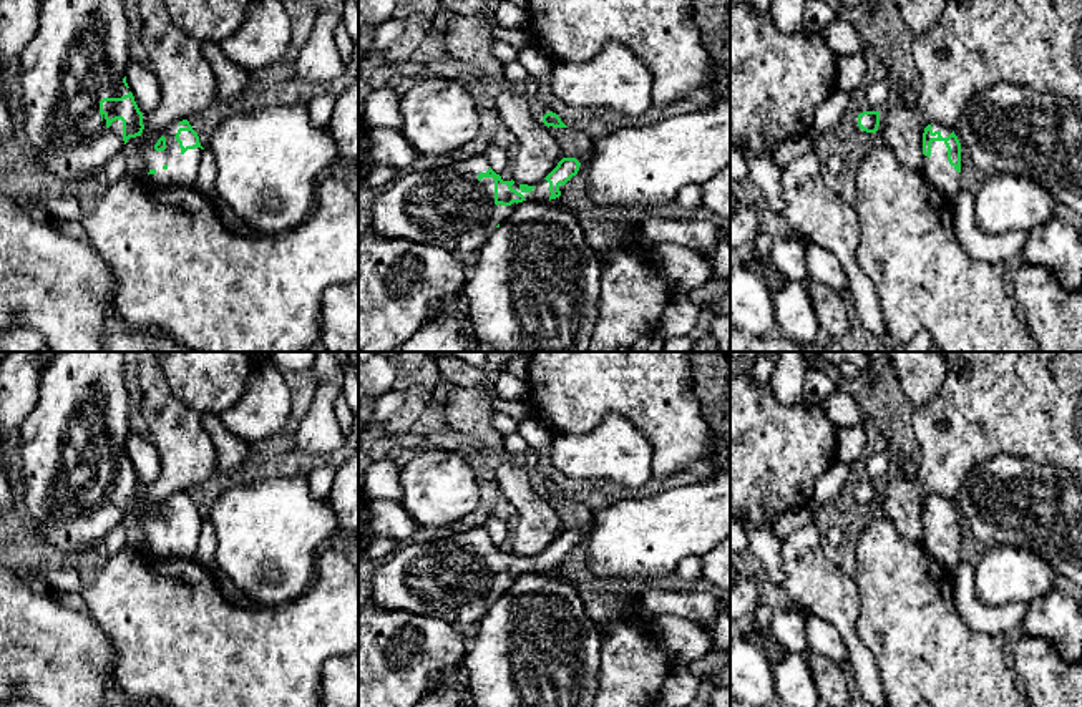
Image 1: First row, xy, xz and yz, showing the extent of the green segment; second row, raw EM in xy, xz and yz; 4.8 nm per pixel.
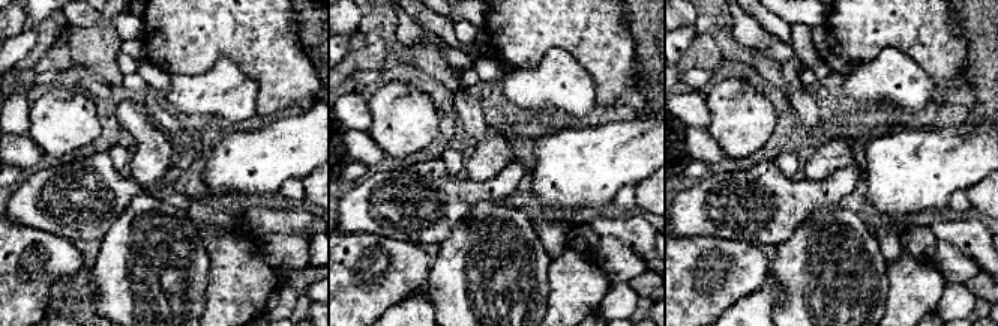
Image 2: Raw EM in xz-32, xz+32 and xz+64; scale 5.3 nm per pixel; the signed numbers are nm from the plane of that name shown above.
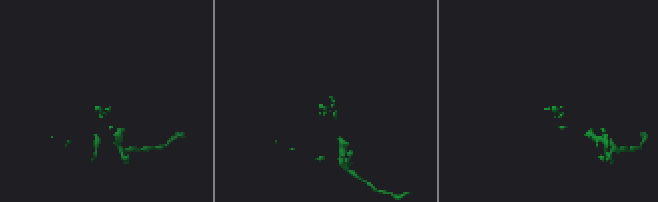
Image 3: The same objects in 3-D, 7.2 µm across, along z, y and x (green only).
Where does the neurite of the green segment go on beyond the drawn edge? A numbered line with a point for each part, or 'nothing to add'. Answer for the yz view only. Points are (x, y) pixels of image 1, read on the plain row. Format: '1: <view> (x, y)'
1: yz (943, 548)

